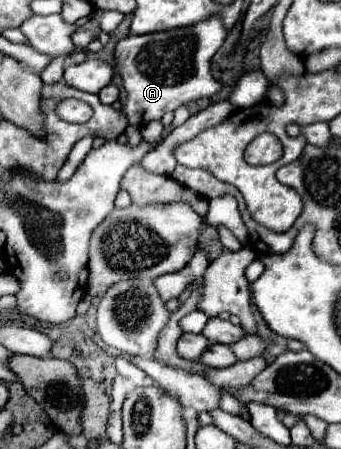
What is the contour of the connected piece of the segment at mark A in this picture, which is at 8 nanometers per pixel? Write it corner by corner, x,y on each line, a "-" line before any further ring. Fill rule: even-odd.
210,16
196,26
142,36
130,34
120,40
116,44
114,58
116,68
124,80
124,88
128,92
124,112
129,124
142,126
154,118
162,118
164,112
176,110
190,100
210,98
218,94
222,86
210,74
210,58
214,56
216,46
222,46
224,38
226,28
220,16

